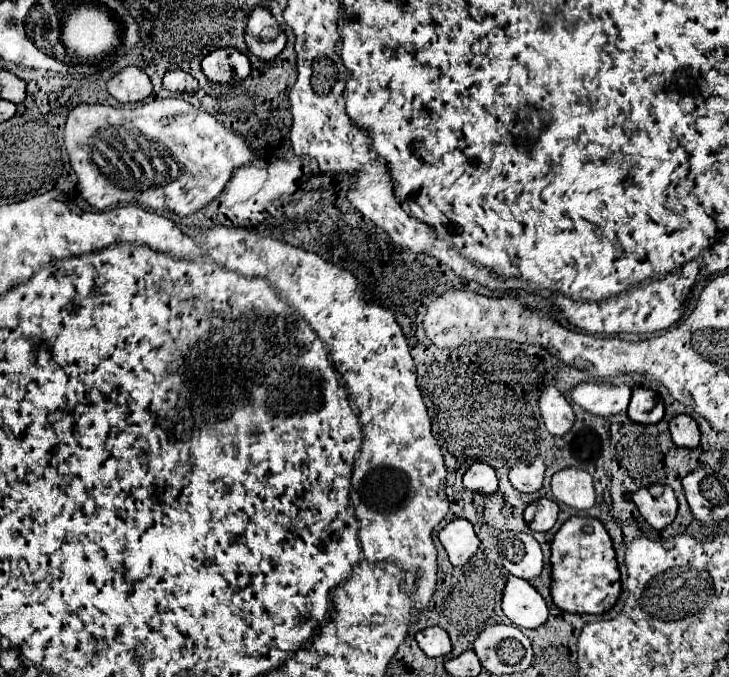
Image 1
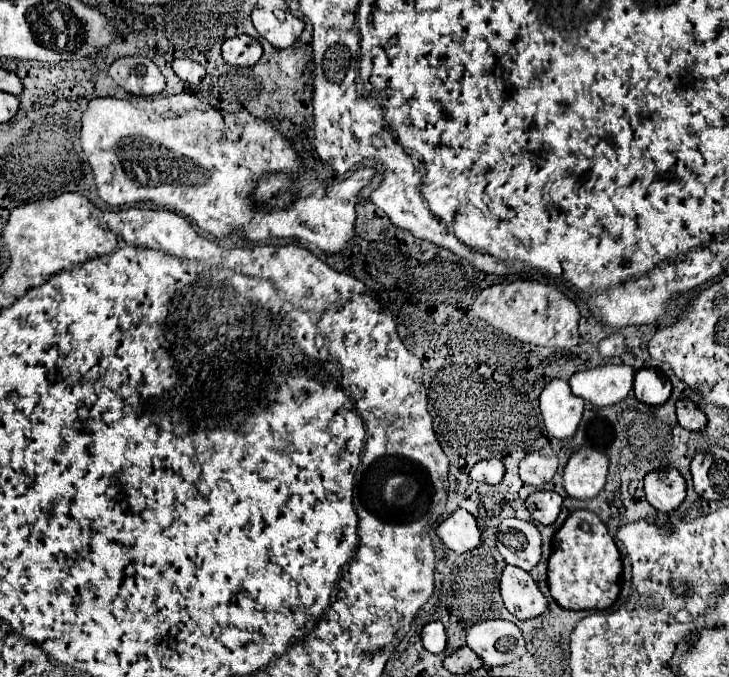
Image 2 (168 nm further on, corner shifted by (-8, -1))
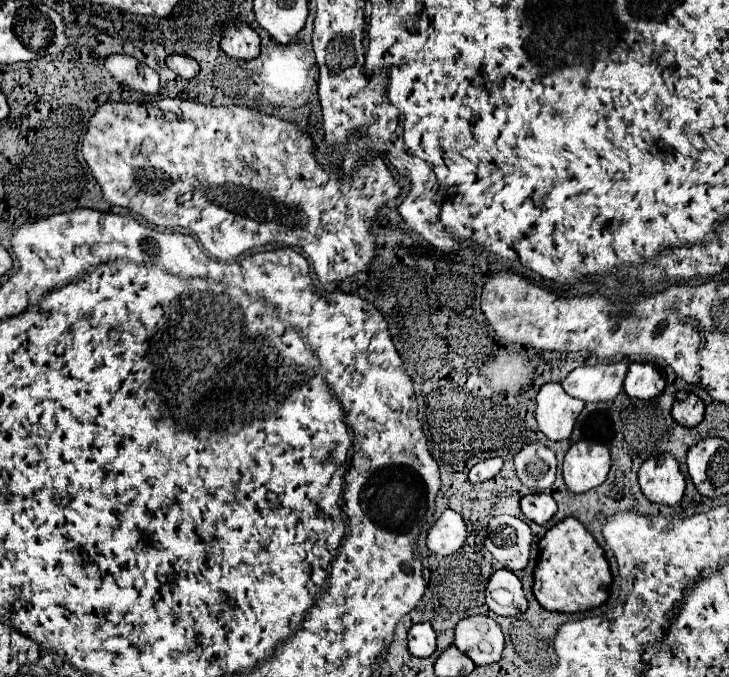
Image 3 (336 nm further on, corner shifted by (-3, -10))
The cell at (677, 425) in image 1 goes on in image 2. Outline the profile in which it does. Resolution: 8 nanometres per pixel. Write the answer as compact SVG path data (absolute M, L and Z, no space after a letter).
M678 399L676 415L678 423L682 423L682 427L688 431L702 431L706 427L704 411L698 405L694 405L690 399Z

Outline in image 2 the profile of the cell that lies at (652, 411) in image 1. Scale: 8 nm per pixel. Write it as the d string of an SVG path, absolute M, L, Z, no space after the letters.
M638 369L634 377L636 399L648 405L662 405L668 401L672 391L670 379L666 379L658 369Z

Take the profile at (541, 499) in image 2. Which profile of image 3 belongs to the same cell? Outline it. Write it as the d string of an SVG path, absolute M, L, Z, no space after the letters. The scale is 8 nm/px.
M529 494L521 500L521 512L535 524L547 524L555 516L557 504L549 494Z

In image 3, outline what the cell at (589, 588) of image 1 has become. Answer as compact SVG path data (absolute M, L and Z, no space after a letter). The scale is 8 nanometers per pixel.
M565 518L539 542L541 556L535 568L533 594L539 604L553 612L587 612L601 606L609 598L609 586L613 582L609 562L597 540L585 530L577 518Z

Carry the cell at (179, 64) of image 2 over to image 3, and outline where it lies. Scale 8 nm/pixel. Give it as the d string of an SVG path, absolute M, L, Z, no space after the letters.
M177 54L169 56L167 58L167 68L171 68L175 74L179 74L185 80L191 80L199 74L199 64L189 56L177 56Z

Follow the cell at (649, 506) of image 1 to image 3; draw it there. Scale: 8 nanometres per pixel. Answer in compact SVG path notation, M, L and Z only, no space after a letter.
M659 456L645 460L645 464L639 468L639 486L649 502L675 506L683 498L685 478L679 472L679 464L673 460L673 456Z

